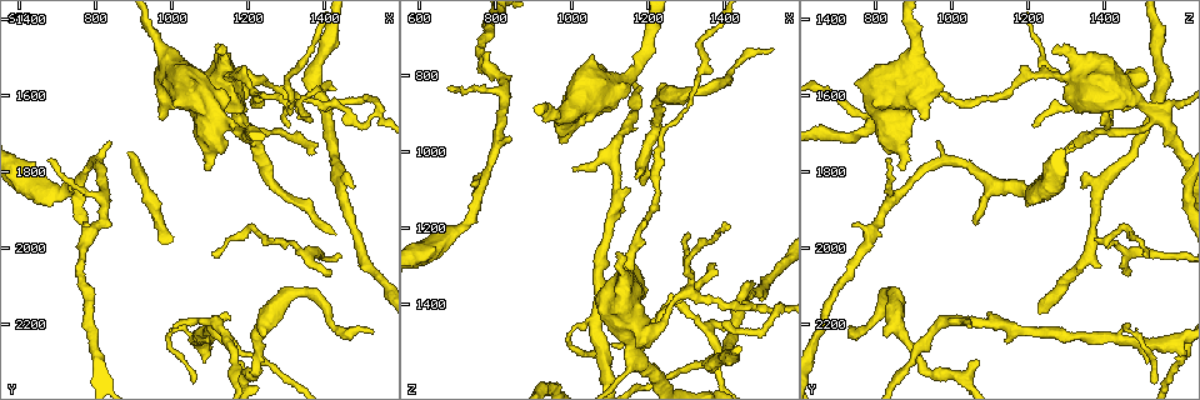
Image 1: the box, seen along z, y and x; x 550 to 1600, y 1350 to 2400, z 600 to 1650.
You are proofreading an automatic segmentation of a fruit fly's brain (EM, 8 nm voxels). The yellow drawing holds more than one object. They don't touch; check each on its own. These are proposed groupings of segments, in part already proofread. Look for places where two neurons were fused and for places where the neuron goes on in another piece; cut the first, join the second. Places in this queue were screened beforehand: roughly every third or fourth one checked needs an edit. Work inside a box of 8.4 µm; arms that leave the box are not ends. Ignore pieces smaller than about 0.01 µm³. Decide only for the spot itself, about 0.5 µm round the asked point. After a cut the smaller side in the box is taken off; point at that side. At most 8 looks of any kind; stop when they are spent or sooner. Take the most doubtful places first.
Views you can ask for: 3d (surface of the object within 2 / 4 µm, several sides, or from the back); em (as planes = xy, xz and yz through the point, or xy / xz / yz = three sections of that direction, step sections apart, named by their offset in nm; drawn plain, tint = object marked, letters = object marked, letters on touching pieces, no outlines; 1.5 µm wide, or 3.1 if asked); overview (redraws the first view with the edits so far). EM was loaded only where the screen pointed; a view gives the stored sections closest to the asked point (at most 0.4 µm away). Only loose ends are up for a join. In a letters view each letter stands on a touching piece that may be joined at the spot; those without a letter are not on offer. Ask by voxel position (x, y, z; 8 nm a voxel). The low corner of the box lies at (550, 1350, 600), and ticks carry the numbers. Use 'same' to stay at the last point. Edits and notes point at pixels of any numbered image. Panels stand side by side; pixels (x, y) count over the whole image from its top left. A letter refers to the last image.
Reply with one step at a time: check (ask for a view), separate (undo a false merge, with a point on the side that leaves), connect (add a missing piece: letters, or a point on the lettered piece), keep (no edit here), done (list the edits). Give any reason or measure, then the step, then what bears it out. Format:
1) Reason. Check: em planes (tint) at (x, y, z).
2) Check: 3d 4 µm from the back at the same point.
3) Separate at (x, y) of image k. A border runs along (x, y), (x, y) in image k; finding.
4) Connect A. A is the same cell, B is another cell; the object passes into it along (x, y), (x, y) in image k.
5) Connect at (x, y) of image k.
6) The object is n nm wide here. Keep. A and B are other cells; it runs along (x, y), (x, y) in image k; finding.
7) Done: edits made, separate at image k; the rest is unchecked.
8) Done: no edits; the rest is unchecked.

Check: em planes (letters) at (1000, 2200, 1040).

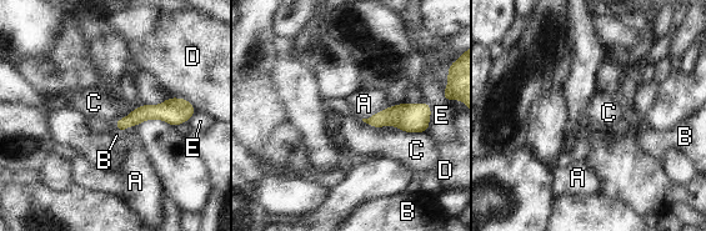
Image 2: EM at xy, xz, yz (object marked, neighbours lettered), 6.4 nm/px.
Keep. A, B, C, D and E are other cells; a border runs along (397, 127), (405, 131), (425, 132) in image 2; no lettered piece goes on from it.

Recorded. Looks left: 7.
Four or more arms meet. Check: em planes (letters) at (1180, 1660, 1535).

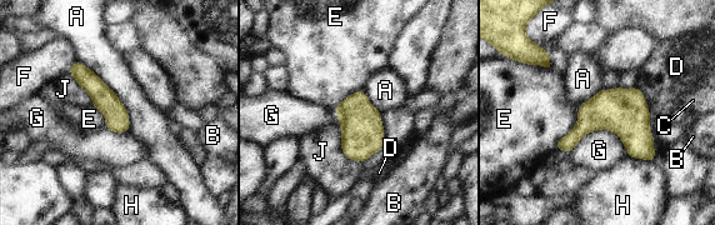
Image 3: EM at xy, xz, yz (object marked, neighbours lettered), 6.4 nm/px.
Keep. A, B, C, D, E, F, G, H and J are other cells; continuous, no second neuron.

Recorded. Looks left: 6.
An open end. Check: em yz step 4 (tint) at (685, 1775, 830).

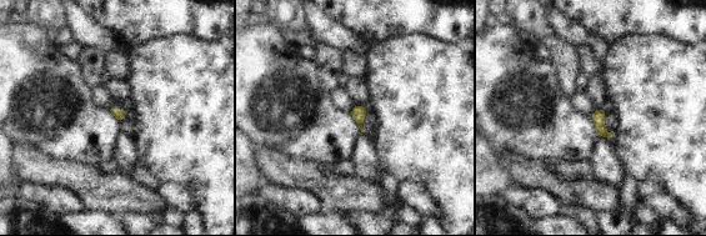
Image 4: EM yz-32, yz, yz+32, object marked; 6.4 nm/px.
Check: em planes (letters) at the same point.

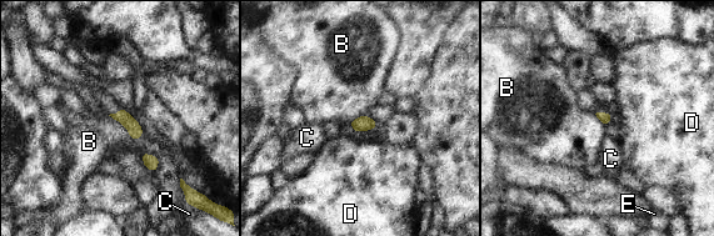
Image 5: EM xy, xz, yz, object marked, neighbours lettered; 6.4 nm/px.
The longest contact is with B, 280 nm. Keep. B, C, D and E are other cells; a border runs along (108, 115), (134, 141), (144, 135) in image 5; no lettered piece goes on from it.

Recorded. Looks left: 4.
Thin end. Check: em planes (plain) at (1525, 2220, 735).

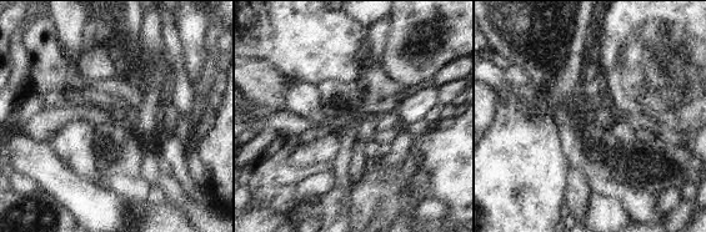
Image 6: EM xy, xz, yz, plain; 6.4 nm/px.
What lies round it. Check: em planes (letters) at the same point.

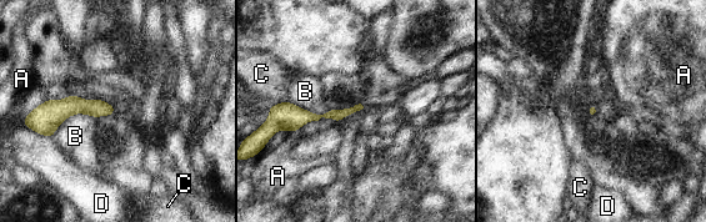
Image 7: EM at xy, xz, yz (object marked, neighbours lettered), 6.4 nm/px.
Keep. A, B, C and D are other cells; a border runs along (286, 100), (316, 114), (329, 109) in image 7; none of them fits.

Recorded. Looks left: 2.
Done: no edits; the rest is unchecked.

